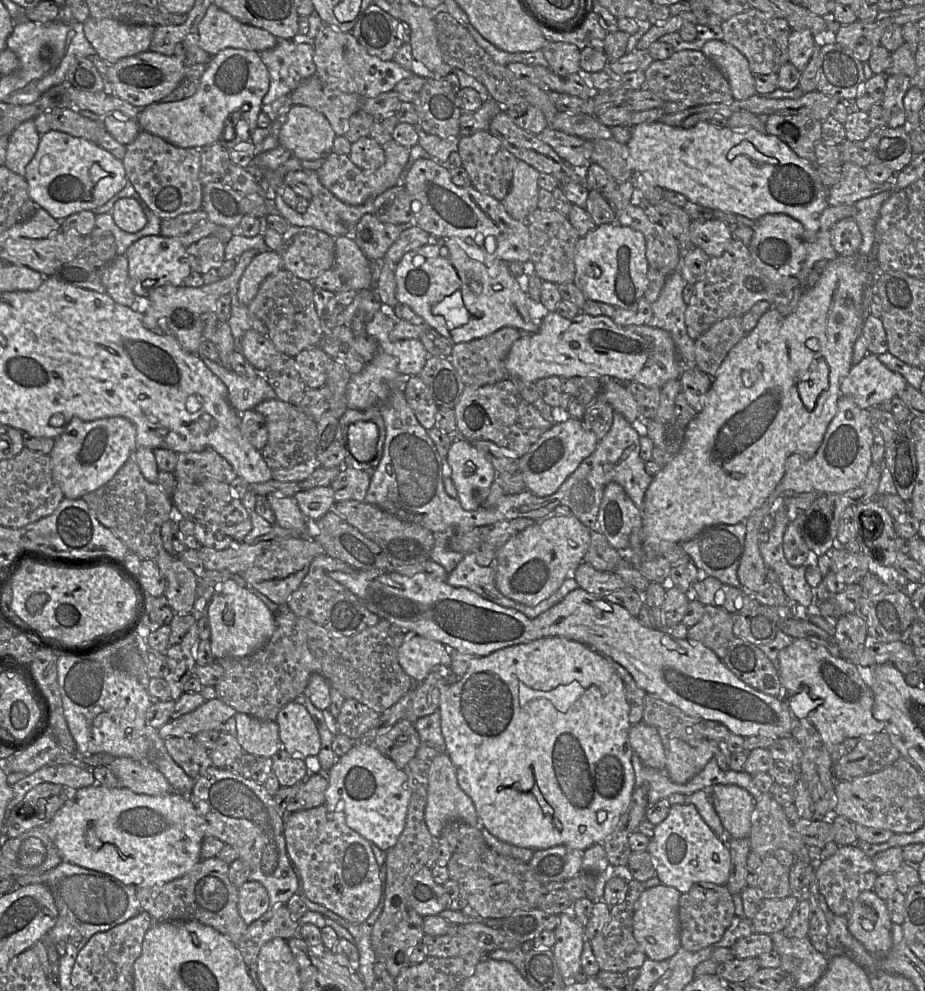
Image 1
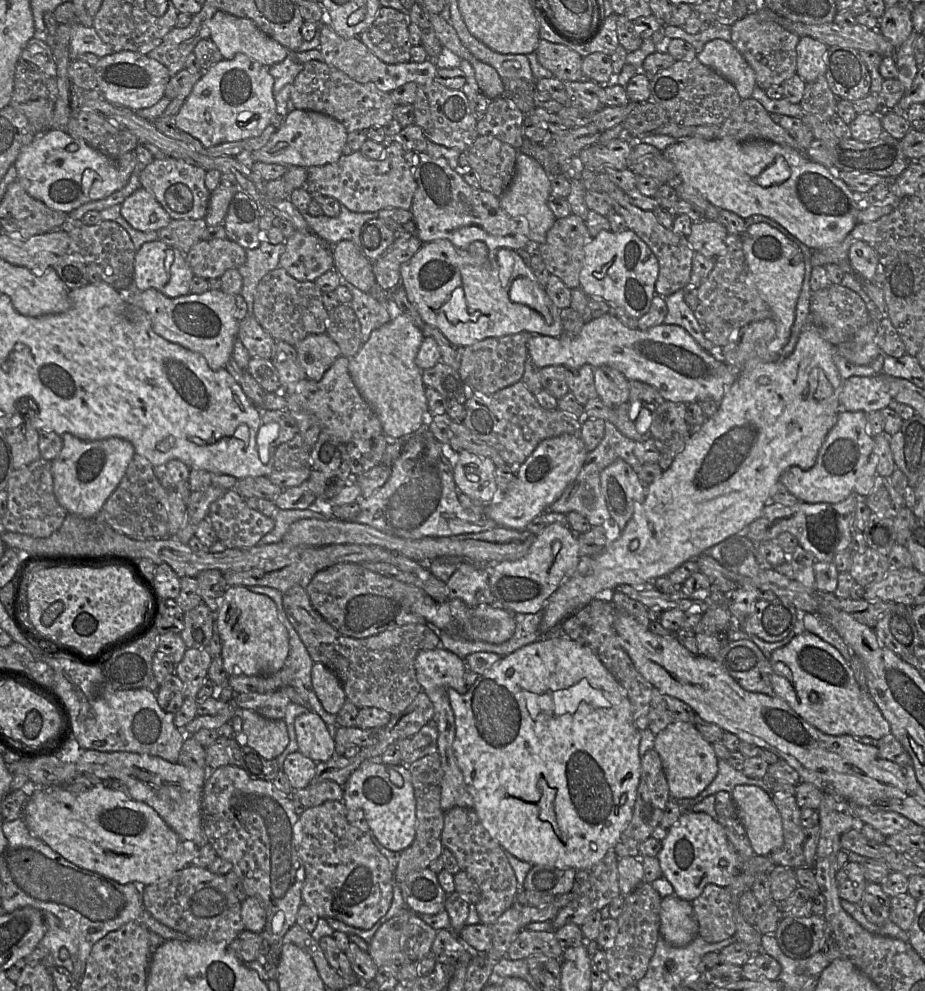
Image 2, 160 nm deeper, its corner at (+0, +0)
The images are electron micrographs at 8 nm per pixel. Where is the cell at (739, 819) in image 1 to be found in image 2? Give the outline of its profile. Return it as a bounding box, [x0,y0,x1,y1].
[731,785,783,856]

